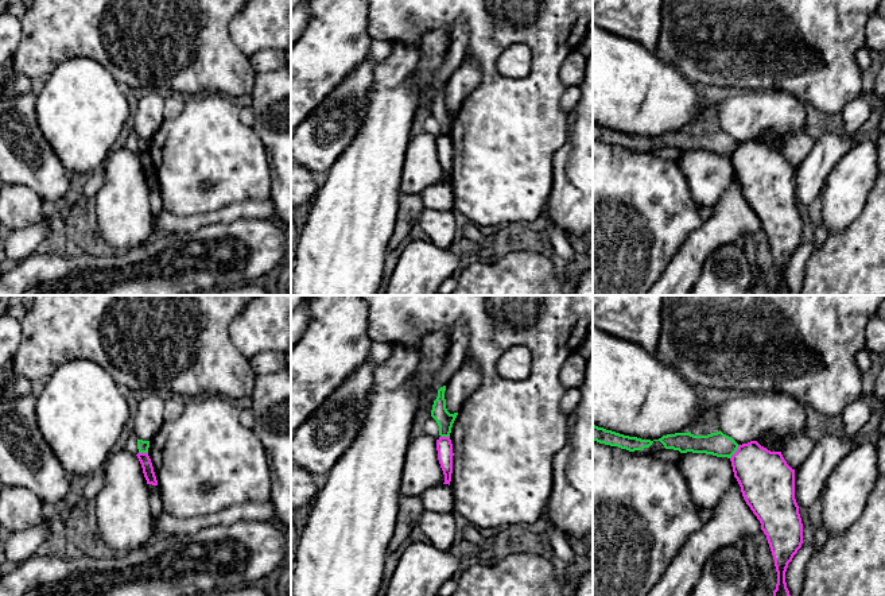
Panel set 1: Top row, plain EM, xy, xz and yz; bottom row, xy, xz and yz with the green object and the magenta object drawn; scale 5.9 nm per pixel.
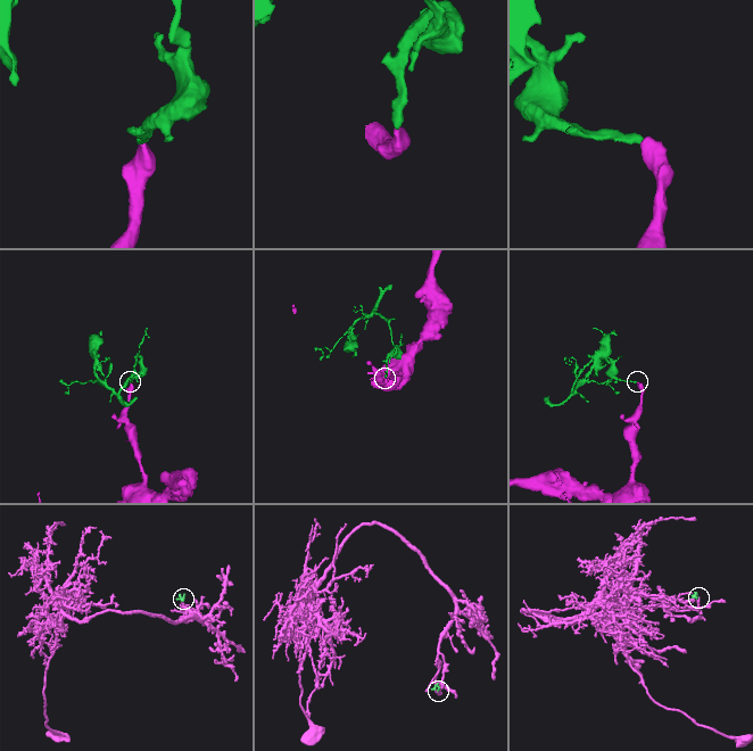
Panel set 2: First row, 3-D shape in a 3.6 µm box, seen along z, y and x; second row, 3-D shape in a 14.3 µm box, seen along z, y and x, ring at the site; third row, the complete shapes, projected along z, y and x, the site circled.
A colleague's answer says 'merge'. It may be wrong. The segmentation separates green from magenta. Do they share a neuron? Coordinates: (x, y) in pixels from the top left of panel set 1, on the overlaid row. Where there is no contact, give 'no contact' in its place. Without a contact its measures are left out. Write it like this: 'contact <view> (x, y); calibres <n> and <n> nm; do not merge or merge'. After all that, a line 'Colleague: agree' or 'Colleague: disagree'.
contact yz (736, 451); calibres 140 and 320 nm; do not merge
Colleague: disagree

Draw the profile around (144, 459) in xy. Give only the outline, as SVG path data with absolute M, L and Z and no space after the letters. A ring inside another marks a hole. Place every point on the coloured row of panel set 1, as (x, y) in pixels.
M137 453L136 456L141 464L147 484L158 485L158 480L148 453Z

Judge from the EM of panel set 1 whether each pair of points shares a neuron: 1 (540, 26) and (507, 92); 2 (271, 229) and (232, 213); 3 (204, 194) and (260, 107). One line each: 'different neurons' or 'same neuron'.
1: same neuron
2: different neurons
3: different neurons

